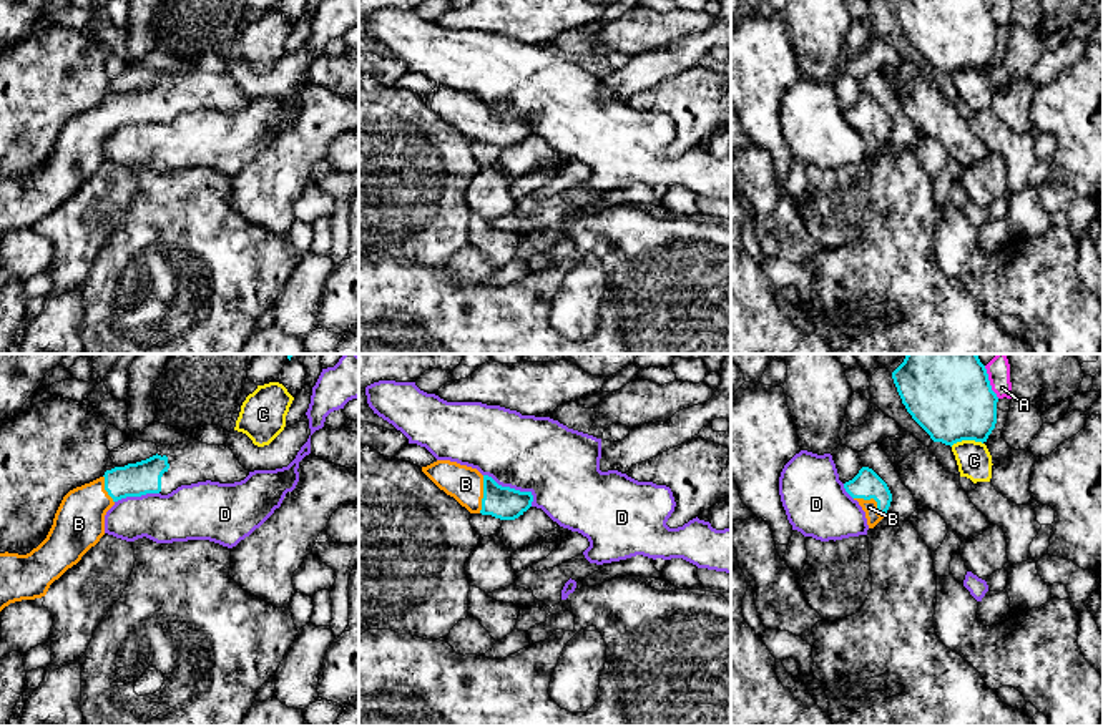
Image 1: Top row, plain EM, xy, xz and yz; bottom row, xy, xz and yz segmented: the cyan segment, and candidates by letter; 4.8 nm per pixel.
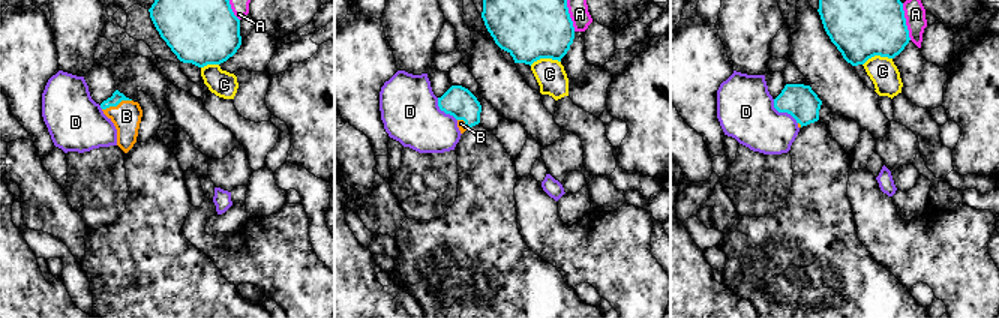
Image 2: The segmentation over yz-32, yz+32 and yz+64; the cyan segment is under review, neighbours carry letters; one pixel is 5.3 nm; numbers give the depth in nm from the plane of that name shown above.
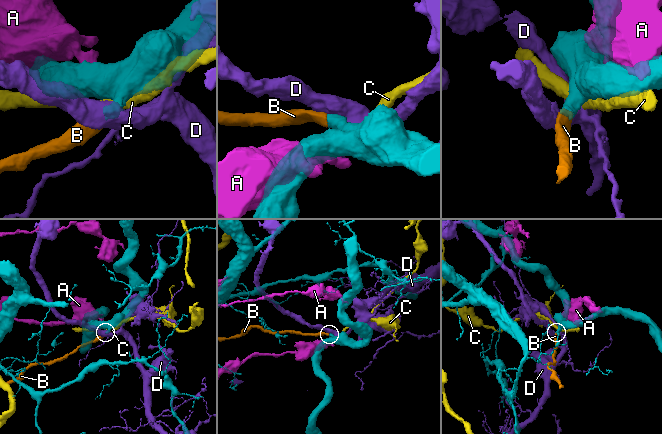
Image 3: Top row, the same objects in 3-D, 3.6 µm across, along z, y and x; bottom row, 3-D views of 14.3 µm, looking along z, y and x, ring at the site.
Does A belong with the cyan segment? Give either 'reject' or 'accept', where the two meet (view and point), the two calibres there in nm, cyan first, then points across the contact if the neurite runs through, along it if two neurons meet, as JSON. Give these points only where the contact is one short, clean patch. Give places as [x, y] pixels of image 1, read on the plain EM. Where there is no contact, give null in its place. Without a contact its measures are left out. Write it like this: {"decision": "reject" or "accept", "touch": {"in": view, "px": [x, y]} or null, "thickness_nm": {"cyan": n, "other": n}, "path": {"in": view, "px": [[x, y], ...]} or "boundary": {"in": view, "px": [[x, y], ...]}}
{"decision": "reject", "touch": {"in": "yz", "px": [990, 14]}, "thickness_nm": {"cyan": 340, "other": 100}}

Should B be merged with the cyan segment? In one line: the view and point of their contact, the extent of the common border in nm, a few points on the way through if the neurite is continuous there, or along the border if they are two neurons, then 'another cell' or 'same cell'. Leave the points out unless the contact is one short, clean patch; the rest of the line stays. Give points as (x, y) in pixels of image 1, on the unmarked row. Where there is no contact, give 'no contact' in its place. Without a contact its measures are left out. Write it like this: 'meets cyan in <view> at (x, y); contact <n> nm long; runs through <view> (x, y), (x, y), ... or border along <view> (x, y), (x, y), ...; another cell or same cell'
meets cyan in yz at (872, 125); contact 170 nm long; runs through yz (866, 112), (872, 125), (869, 135); same cell

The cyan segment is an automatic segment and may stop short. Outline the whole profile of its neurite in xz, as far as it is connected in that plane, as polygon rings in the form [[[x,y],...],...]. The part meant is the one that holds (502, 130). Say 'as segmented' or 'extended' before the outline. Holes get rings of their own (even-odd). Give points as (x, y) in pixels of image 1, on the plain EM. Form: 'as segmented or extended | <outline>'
extended | [[[437,88],[422,100],[447,123],[453,125],[470,141],[492,143],[500,148],[515,148],[533,130],[532,120],[520,120],[498,113],[477,96],[450,88]]]

